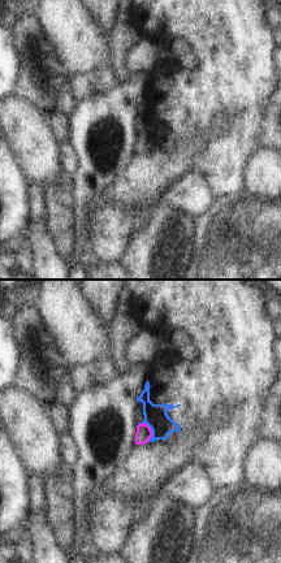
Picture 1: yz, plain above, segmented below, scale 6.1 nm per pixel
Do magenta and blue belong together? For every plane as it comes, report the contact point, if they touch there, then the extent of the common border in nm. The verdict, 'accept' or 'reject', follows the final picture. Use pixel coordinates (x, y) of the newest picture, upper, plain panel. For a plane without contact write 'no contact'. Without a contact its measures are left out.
meets magenta at (150, 138); contact 130 nm long

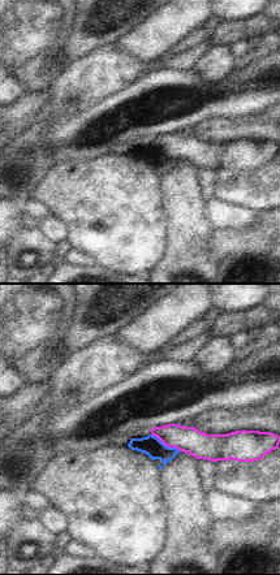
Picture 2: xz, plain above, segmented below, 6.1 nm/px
meets magenta at (166, 154); contact 220 nm long

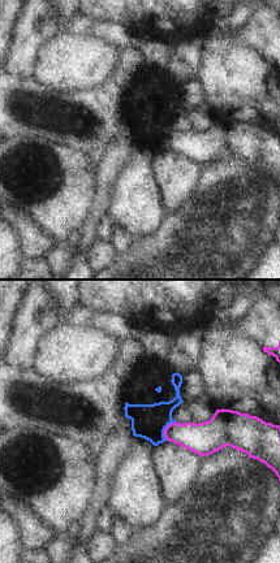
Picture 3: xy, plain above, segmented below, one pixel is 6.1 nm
meets magenta at (166, 138); contact 140 nm long

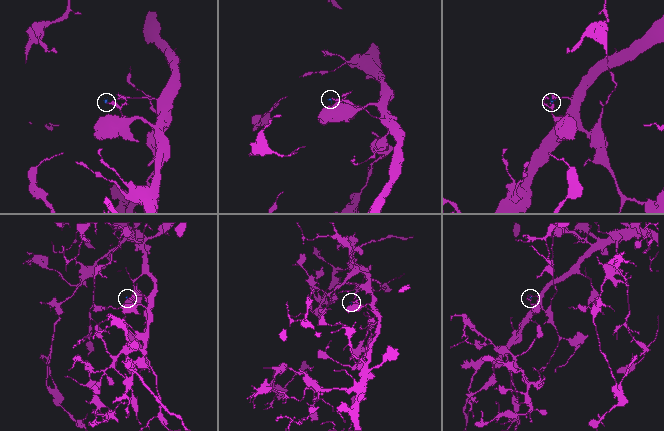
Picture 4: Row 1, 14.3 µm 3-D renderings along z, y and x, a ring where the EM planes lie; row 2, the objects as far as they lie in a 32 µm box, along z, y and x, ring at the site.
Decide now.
reject

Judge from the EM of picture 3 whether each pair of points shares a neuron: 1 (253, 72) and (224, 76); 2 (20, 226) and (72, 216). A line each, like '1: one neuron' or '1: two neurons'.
1: one neuron
2: two neurons

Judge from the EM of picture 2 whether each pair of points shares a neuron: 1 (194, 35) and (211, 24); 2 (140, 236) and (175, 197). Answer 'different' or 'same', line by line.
1: same
2: different

